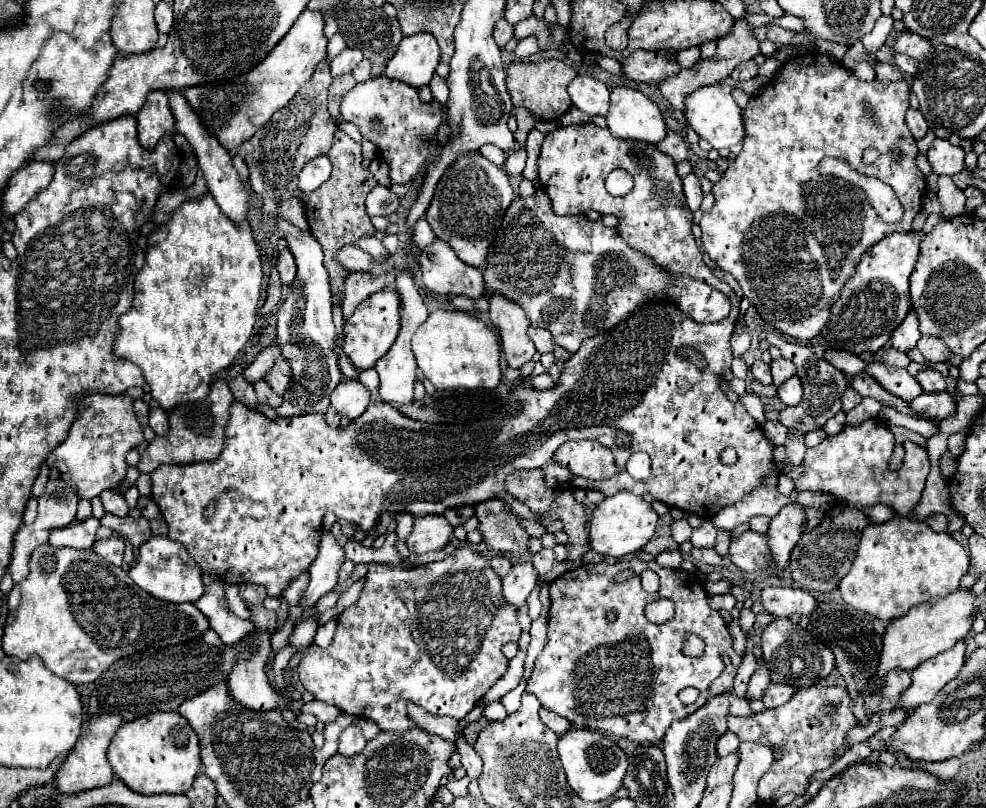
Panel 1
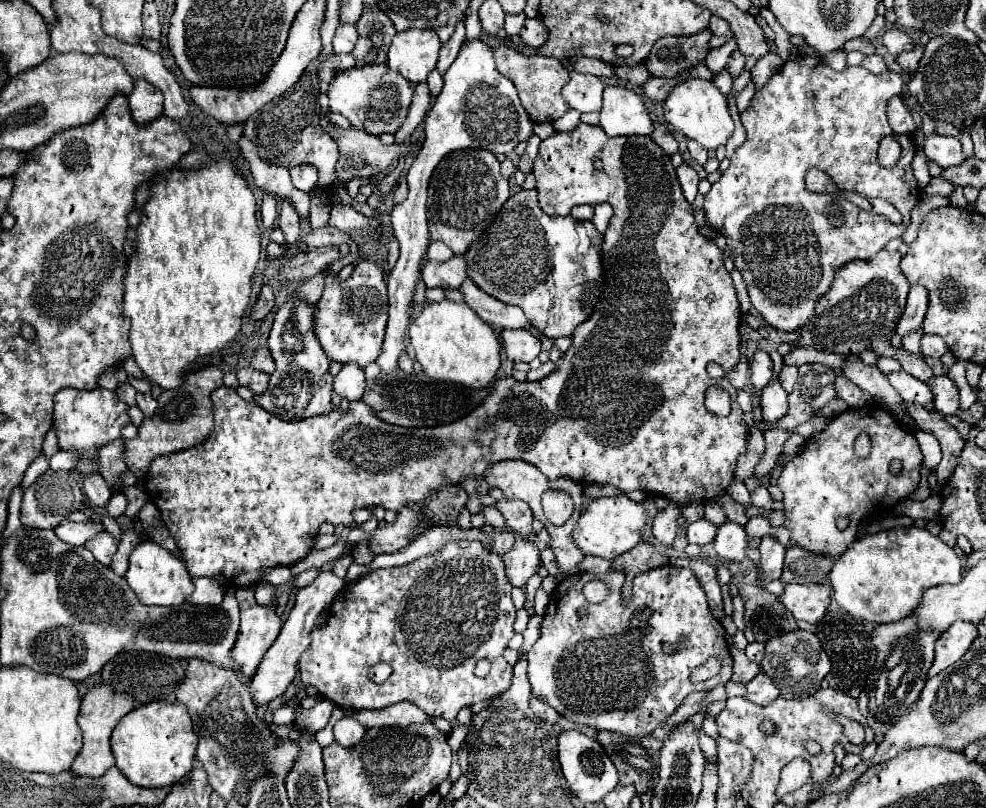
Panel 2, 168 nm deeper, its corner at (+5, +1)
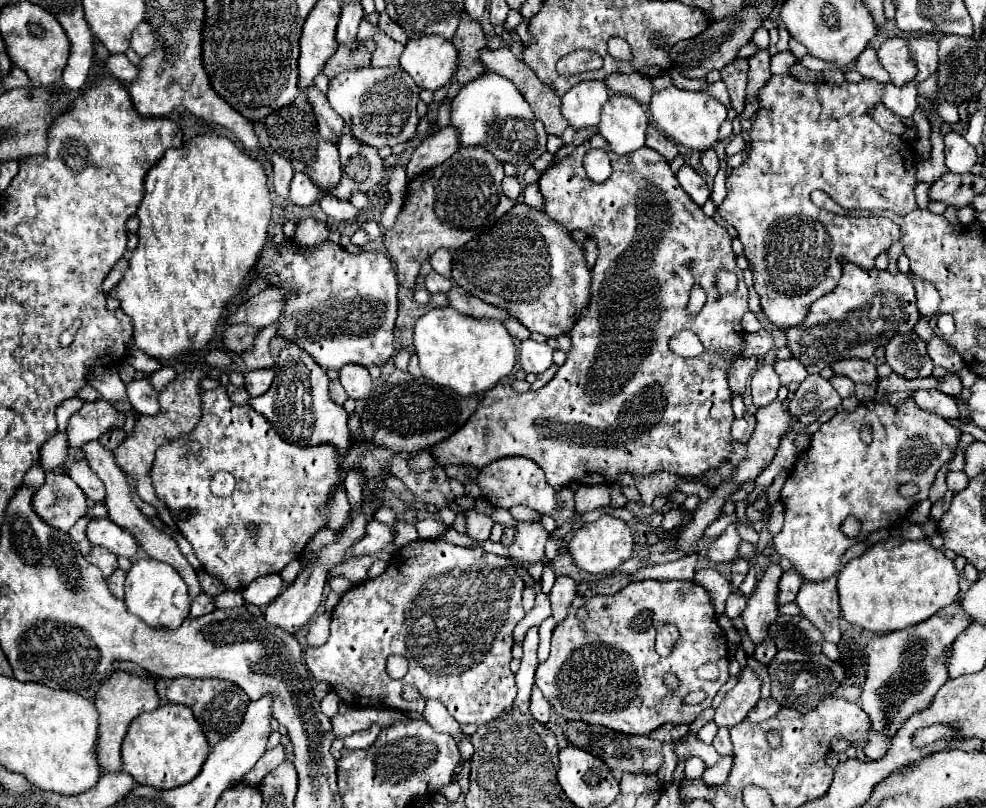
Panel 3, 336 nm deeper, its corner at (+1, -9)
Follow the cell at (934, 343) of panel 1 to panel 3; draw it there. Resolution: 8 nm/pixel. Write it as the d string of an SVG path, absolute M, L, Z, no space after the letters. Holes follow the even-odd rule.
M934 335L928 341L928 355L934 361L934 365L940 365L952 373L960 371L964 367L964 359L938 335Z

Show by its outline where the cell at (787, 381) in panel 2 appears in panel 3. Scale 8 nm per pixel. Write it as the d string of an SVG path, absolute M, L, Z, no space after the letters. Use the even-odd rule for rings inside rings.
M786 359L786 361L776 361L774 365L778 377L780 377L780 383L782 385L790 385L790 383L802 383L806 379L806 369L802 367L802 363L798 359Z

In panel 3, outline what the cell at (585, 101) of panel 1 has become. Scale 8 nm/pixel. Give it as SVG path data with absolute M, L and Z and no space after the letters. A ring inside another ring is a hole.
M582 81L562 97L562 115L574 131L594 127L600 121L600 109L608 101L604 81Z

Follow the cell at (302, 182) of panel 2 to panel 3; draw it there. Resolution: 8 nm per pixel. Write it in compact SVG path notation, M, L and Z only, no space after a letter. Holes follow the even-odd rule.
M296 173L292 183L290 183L290 201L302 207L308 207L316 201L320 189L304 175L304 173Z

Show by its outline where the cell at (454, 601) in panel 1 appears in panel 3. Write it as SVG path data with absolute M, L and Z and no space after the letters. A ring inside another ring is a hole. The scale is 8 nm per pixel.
M418 539L412 543L406 543L402 549L398 549L392 559L388 569L378 577L378 579L368 579L360 585L354 585L350 591L346 591L340 599L340 603L336 605L334 613L332 613L332 625L330 625L330 637L324 645L320 647L306 647L304 651L304 659L306 665L310 669L310 673L314 675L316 681L326 681L332 685L332 689L340 695L340 699L348 705L348 707L376 707L376 705L386 705L398 711L418 711L422 713L426 699L438 699L448 711L450 715L458 721L458 723L472 723L472 725L484 725L492 719L496 719L504 709L508 709L514 699L516 699L516 681L514 681L514 673L510 671L510 661L512 661L512 645L514 645L514 637L512 631L516 627L516 623L526 615L522 609L522 591L524 591L526 583L524 579L518 575L516 567L510 565L510 561L506 557L494 555L494 553L486 553L480 547L458 547L452 545L444 539ZM390 655L402 655L408 659L410 663L410 671L406 673L404 679L400 681L392 681L386 673L386 659ZM402 685L414 685L420 693L418 701L406 701L402 697Z

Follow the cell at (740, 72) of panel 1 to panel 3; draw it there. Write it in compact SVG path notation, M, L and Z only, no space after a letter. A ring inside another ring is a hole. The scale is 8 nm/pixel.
M738 57L730 65L726 65L720 71L720 75L722 75L722 81L726 83L728 93L730 93L732 107L740 117L742 109L744 109L744 91L746 91L746 79L748 79L748 59Z

